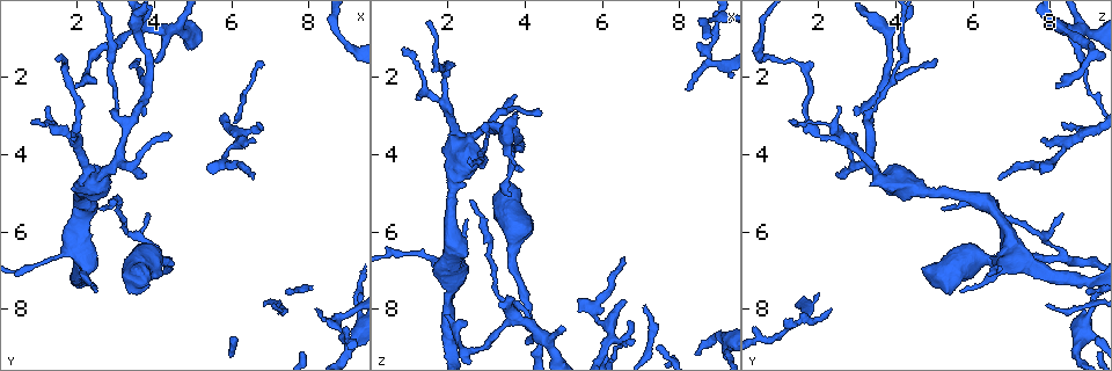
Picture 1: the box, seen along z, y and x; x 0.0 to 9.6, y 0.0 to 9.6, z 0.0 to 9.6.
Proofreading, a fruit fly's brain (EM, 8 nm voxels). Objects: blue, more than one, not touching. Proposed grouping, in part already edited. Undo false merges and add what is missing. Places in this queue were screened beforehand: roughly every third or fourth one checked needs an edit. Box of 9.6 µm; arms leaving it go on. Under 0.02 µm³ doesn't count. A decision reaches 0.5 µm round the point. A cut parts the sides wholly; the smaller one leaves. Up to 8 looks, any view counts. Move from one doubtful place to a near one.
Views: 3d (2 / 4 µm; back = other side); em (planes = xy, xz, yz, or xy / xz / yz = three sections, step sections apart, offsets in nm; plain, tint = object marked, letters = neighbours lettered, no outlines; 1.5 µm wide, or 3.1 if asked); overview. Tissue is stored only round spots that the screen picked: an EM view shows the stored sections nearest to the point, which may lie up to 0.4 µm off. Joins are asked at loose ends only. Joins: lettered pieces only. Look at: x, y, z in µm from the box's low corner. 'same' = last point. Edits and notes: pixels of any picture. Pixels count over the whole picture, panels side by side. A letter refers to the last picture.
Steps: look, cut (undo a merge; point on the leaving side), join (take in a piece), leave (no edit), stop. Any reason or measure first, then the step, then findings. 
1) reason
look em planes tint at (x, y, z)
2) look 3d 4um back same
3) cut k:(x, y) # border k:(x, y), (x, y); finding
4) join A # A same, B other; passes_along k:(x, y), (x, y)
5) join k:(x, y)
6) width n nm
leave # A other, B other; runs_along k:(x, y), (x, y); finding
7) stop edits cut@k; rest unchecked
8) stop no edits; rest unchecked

sharp bend
look 3d 4um at (8.70, 8.25, 1.60)

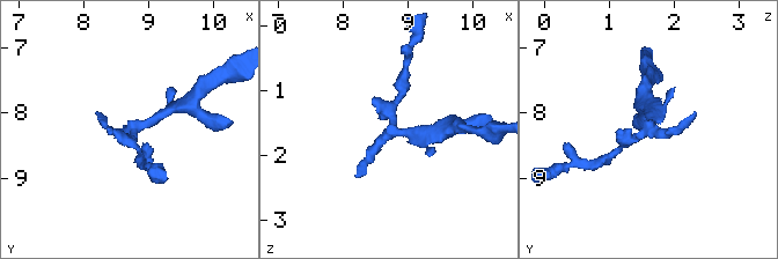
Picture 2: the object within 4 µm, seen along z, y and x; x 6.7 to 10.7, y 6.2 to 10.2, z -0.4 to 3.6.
shape alone is not enough
look em planes tint at (8.75, 8.20, 1.60)

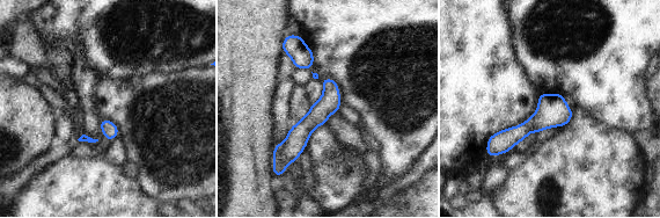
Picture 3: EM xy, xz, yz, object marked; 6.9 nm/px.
see the neighbours
look em planes letters same

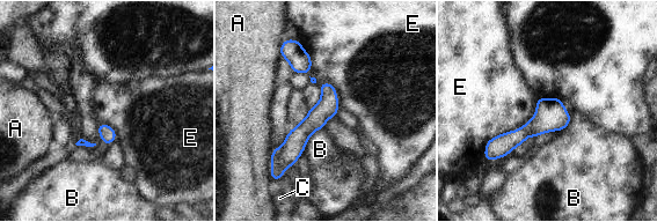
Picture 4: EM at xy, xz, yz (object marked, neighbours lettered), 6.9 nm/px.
width 140 nm
leave # A other, B other, C other, E other; border 4:(531, 117), (493, 137), (482, 156); one neuron here

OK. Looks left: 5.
sudden change in width
look 3d 4um at (2.25, 4.75, 3.70)

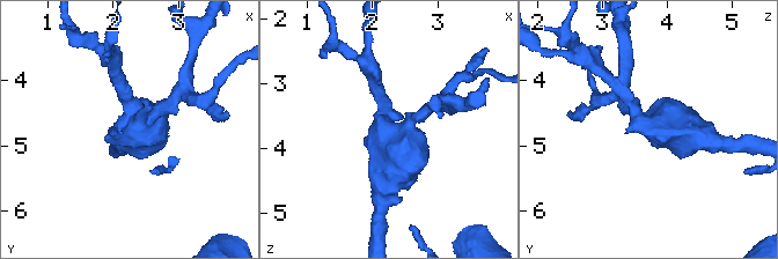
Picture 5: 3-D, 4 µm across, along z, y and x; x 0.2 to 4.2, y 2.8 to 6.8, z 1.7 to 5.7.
now the EM
look em planes letters at (2.20, 4.65, 3.75)

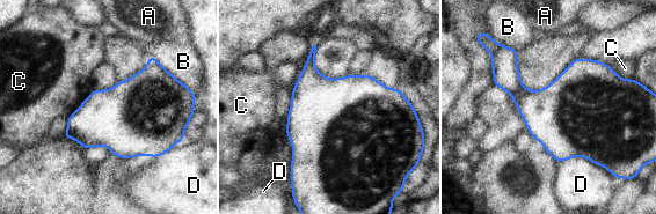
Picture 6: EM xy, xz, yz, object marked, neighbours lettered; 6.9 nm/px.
leave # A other, B other, C other, D other; continuous, no second neuron

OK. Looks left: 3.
thin end
look em xz step 4 letters at (0.90, 3.20, 1.30)

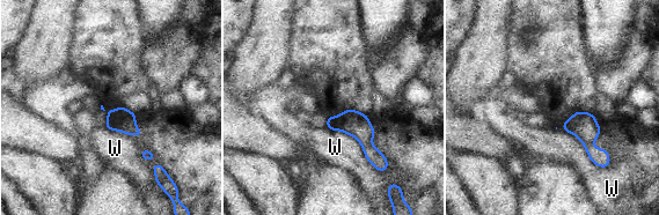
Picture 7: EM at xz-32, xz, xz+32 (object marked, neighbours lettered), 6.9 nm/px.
leave # W other; runs_along 7:(329, 119), (348, 123), (380, 163); none of them fits

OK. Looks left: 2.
stop no edits; rest unchecked

